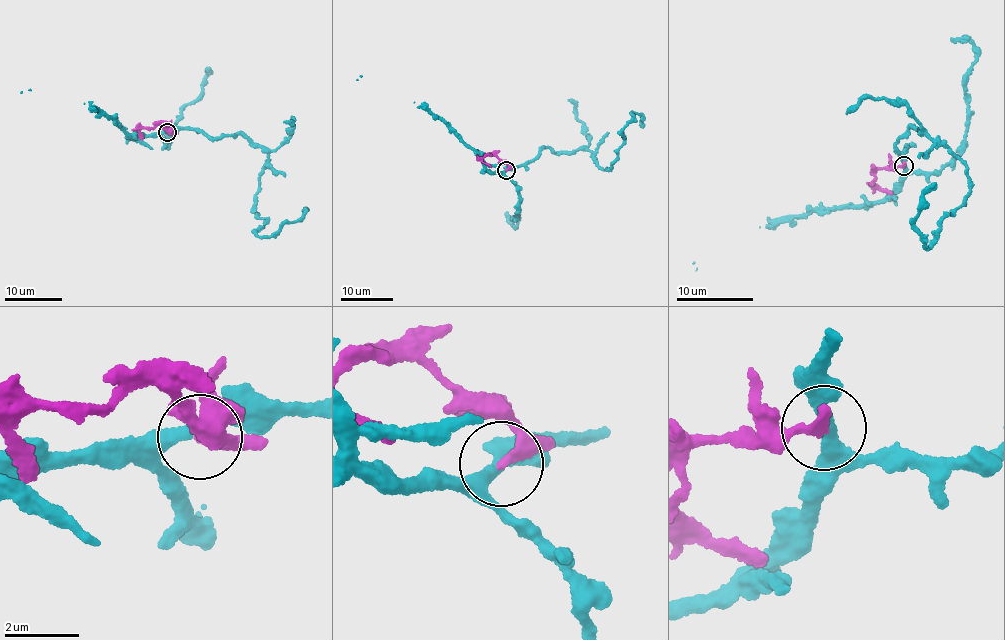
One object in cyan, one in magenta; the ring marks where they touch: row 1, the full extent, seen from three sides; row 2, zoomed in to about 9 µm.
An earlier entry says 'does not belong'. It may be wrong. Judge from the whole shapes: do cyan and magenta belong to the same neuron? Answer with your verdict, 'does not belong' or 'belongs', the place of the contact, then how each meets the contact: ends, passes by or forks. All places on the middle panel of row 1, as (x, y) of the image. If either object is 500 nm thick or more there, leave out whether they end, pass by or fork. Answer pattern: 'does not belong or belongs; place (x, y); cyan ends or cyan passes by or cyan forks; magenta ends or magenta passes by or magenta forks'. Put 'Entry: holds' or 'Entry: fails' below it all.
does not belong; place (506, 170); cyan passes by; magenta passes by
Entry: holds

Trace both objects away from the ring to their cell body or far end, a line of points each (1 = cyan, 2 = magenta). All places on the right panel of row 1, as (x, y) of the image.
1: (903, 167), (898, 139), (914, 126), (966, 173), (966, 201), (925, 248), (914, 222), (936, 182)
2: (904, 166), (874, 171), (874, 185), (893, 192)

